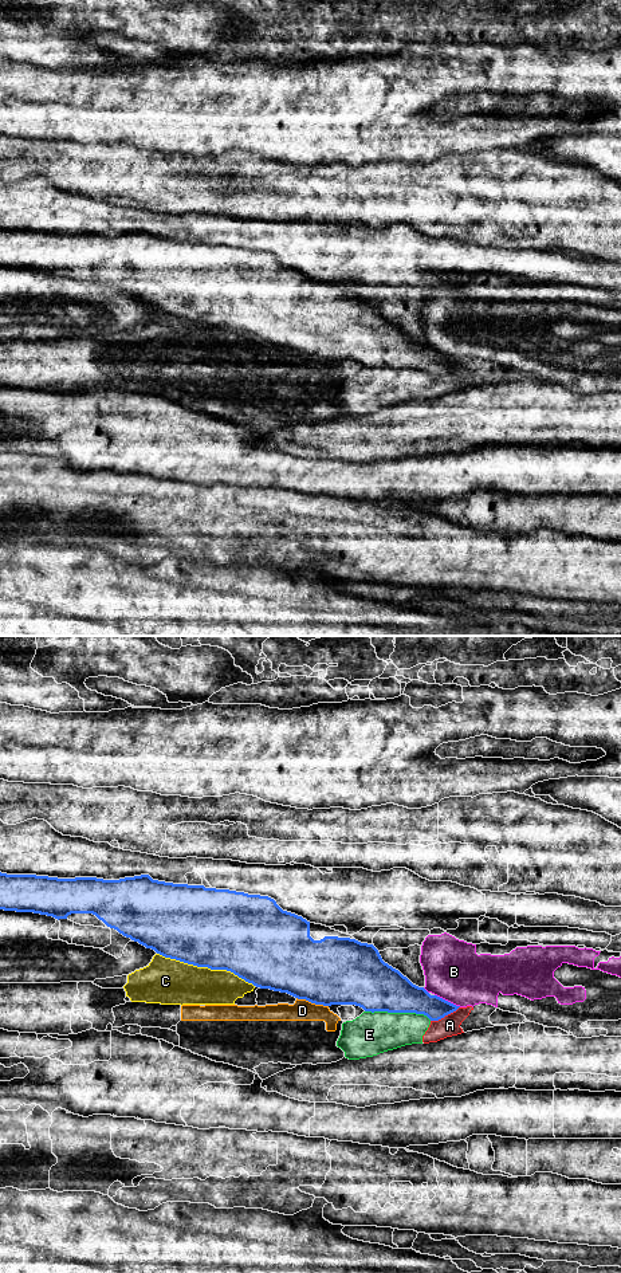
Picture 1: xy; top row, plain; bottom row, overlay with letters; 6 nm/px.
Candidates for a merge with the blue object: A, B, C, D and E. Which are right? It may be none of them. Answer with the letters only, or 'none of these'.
none of these

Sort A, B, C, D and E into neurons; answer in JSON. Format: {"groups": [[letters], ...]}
{"groups": [["A", "E"], ["B"], ["C", "D"]]}

